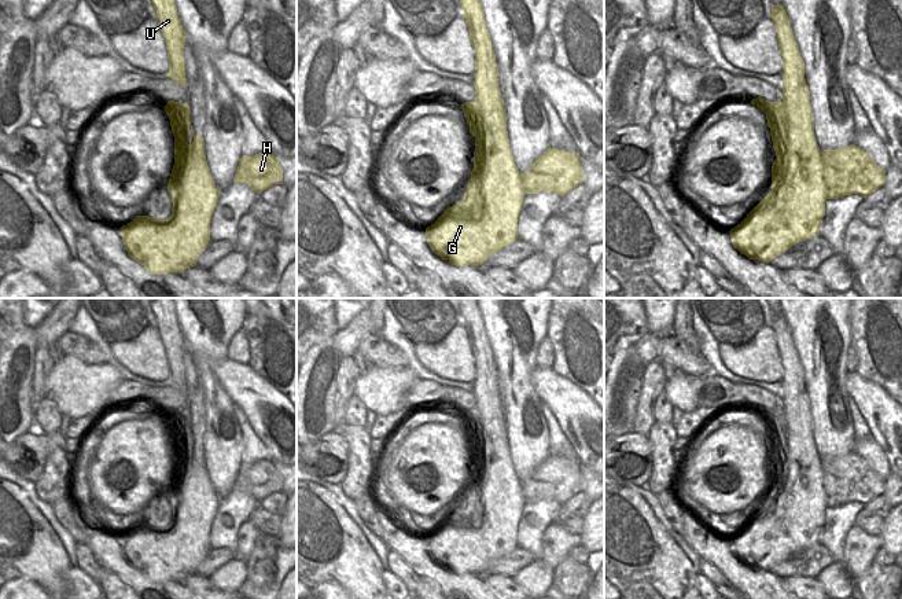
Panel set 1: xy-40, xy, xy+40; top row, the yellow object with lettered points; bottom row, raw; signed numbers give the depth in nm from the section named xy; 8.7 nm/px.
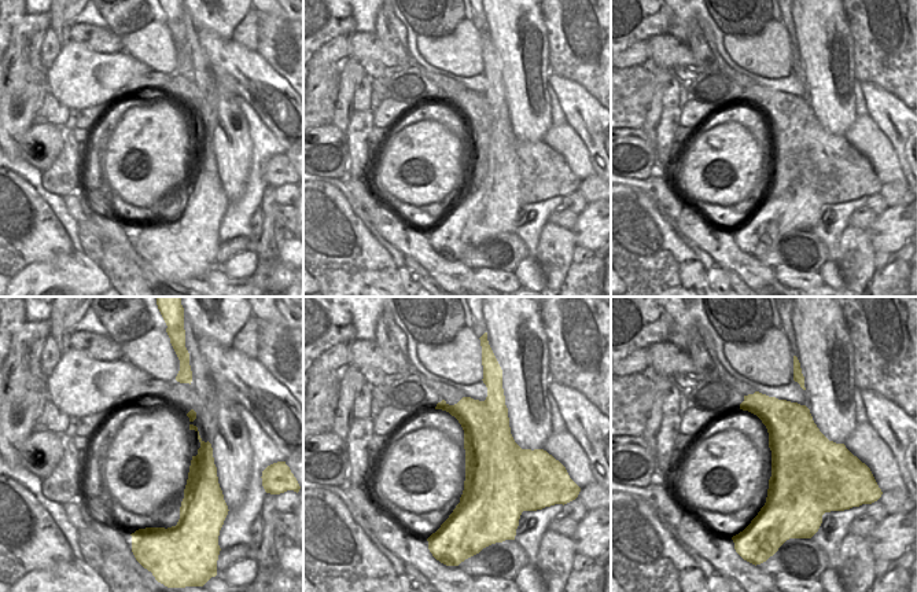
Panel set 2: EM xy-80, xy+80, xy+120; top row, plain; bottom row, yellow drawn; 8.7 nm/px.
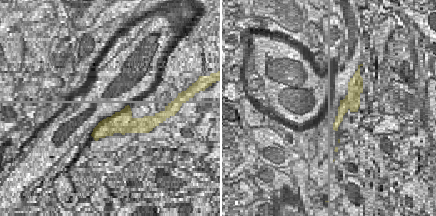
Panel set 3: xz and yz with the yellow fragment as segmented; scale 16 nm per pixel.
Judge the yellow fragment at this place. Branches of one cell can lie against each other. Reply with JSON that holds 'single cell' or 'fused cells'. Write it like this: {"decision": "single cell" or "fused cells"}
{"decision": "fused cells"}

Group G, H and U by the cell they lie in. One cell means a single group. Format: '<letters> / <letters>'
G U / H

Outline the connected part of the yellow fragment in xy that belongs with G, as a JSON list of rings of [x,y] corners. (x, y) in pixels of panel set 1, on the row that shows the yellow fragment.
[[[460,0],[470,40],[475,51],[475,103],[481,117],[481,129],[475,135],[474,169],[460,202],[449,206],[443,214],[426,228],[430,249],[456,267],[478,267],[486,258],[518,239],[518,217],[526,190],[515,165],[507,131],[507,113],[498,88],[498,67],[485,14],[479,0]]]

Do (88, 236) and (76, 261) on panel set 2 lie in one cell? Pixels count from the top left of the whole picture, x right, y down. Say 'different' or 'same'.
different

